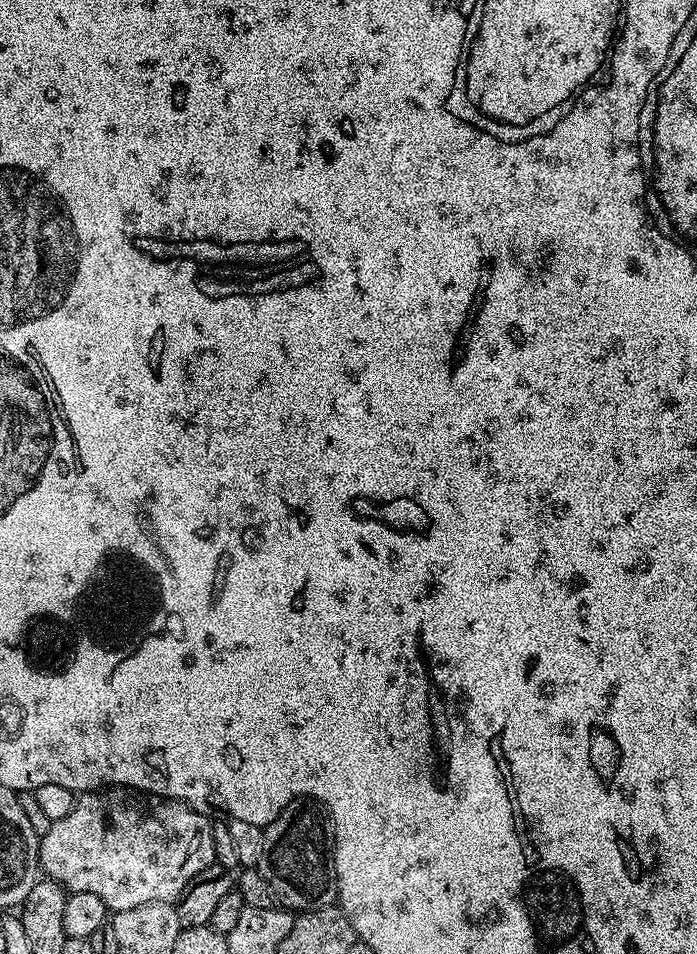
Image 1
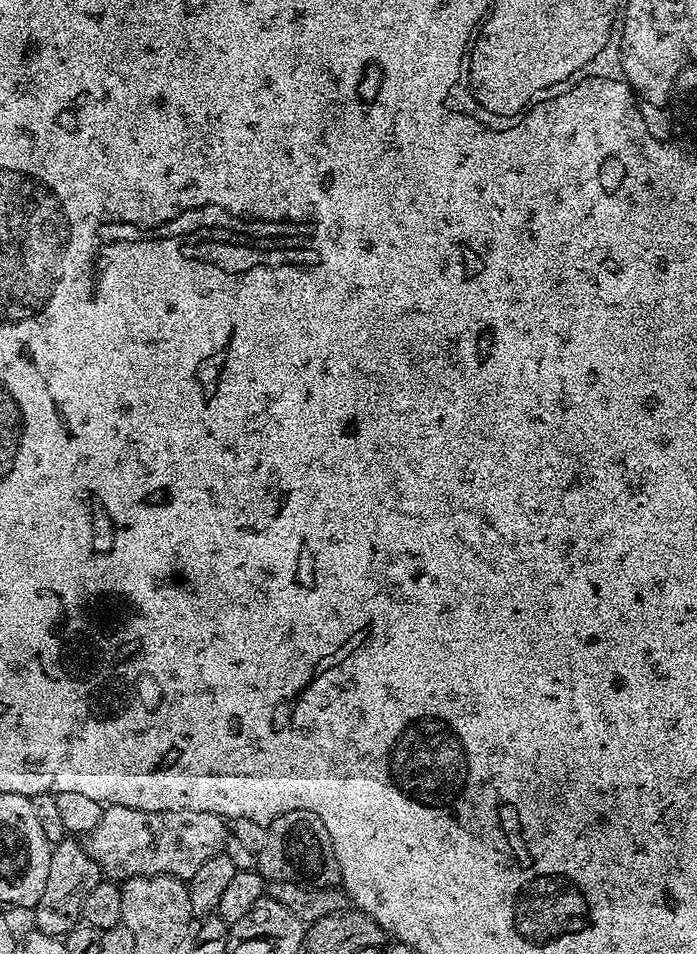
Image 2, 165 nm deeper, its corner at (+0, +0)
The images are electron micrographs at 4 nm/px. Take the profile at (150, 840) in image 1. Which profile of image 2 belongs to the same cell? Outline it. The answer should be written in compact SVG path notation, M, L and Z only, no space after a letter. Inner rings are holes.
M107 805L102 822L86 837L86 847L94 862L98 862L101 873L109 881L123 882L135 876L177 876L187 881L210 858L221 855L230 835L229 825L224 817L202 810L166 810L147 812L134 810L130 806Z

